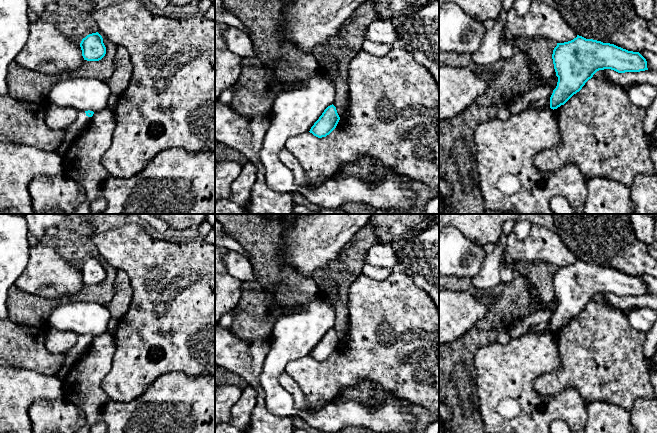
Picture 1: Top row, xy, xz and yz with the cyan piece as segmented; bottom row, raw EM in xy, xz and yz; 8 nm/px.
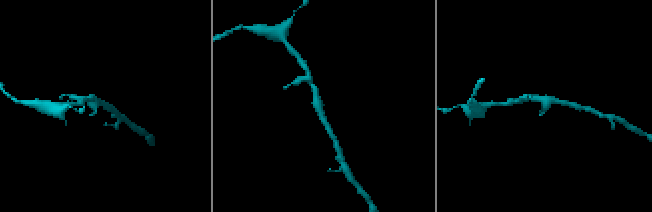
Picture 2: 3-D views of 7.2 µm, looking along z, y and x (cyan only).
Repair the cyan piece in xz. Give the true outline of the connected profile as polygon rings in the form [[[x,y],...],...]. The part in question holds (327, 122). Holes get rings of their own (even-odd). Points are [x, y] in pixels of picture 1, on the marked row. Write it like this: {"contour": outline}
{"contour": [[[332,104],[324,110],[309,132],[318,138],[326,137],[336,128],[339,120],[336,107]]]}

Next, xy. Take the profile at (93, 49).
{"contour": [[[96,32],[87,35],[80,43],[82,56],[87,61],[99,61],[106,54],[102,36]]]}

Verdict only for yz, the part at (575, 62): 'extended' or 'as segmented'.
as segmented

